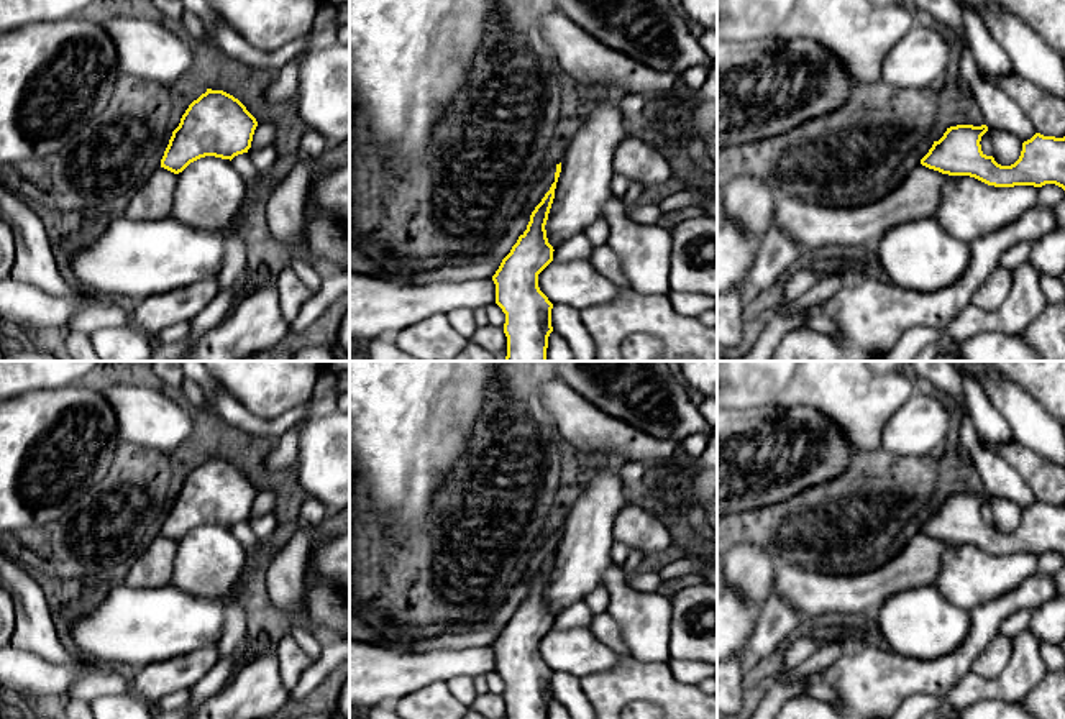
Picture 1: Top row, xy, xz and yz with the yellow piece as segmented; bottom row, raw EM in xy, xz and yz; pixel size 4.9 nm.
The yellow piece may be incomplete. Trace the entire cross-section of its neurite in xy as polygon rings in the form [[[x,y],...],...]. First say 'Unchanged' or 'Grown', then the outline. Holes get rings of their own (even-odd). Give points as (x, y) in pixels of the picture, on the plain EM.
Grown. [[[207,456],[182,483],[161,534],[131,565],[123,584],[131,588],[167,586],[177,542],[205,524],[231,529],[248,520],[256,494],[256,486],[238,466],[223,458]]]

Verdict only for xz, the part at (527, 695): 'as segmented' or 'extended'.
extended

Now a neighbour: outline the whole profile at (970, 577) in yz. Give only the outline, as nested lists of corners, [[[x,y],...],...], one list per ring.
[[[952,543],[934,586],[965,611],[988,604],[1037,575],[1039,555],[994,555],[970,543]]]

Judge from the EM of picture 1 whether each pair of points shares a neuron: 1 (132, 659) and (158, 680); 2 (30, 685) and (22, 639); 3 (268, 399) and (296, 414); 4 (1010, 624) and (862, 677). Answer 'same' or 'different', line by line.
1: different
2: different
3: different
4: different

